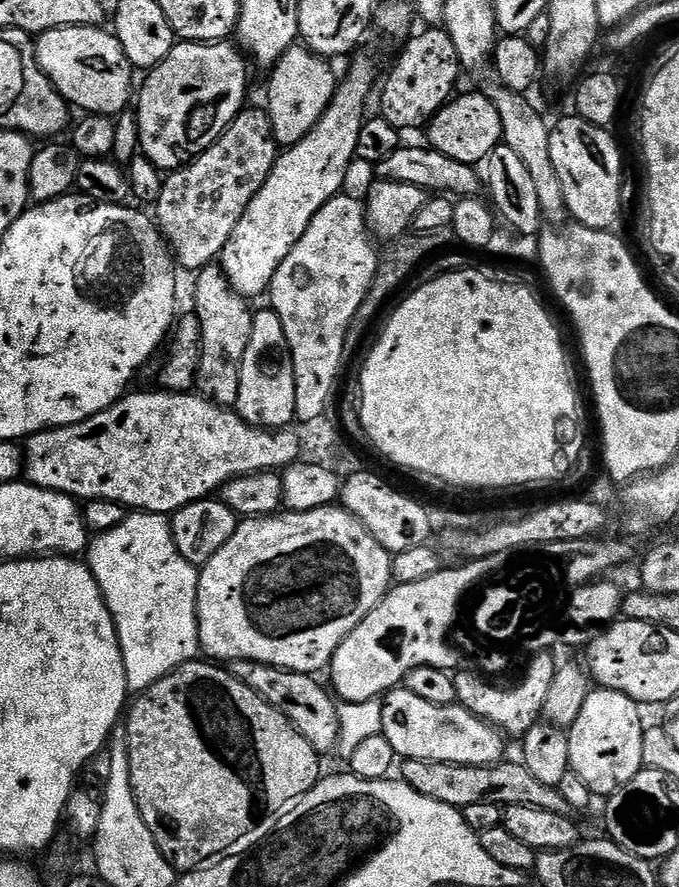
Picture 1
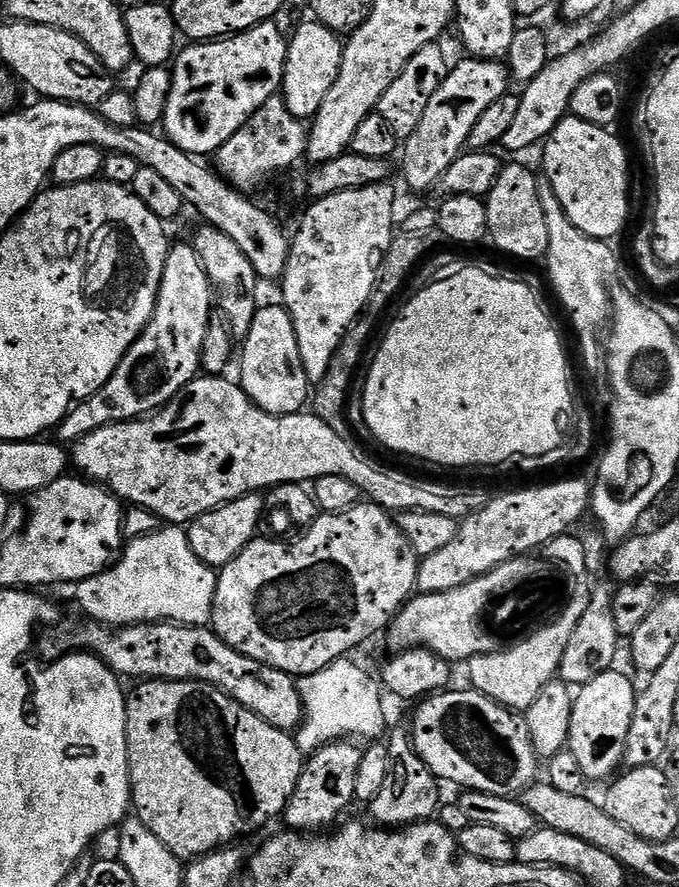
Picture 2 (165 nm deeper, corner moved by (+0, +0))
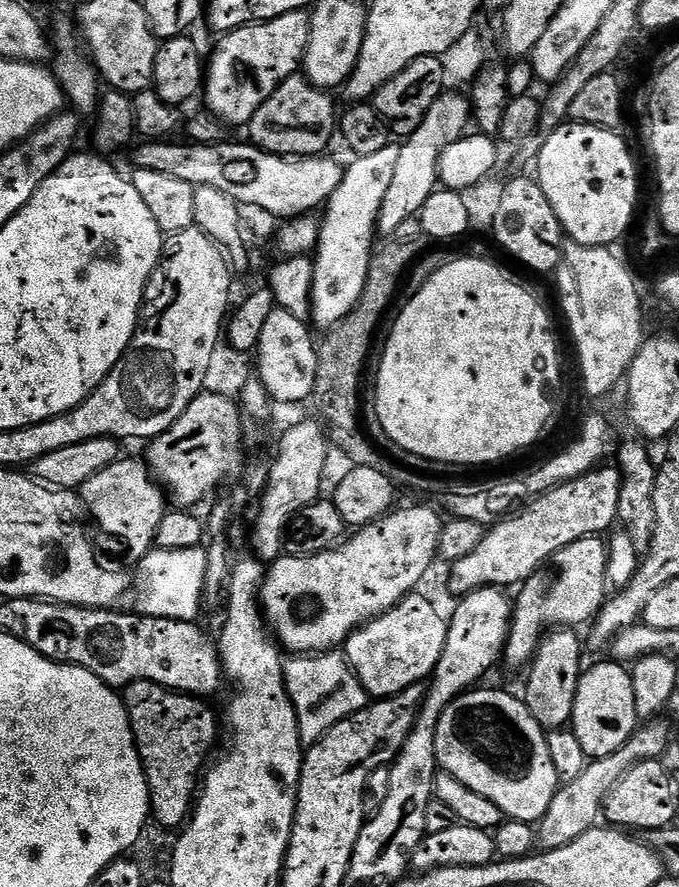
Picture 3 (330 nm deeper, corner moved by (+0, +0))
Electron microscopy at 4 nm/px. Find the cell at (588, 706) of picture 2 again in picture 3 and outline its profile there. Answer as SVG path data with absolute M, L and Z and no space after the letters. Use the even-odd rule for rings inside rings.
M616 662L600 664L583 673L578 686L578 694L574 698L574 714L570 727L576 733L578 742L582 742L582 750L592 760L606 758L606 754L614 754L632 736L638 727L634 710L634 686L627 667Z

